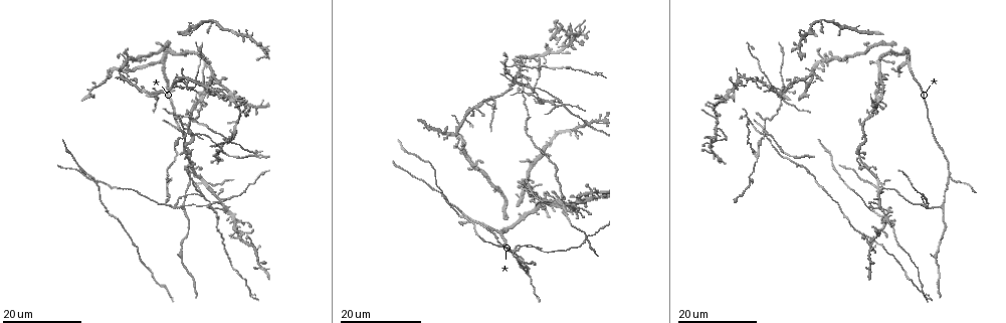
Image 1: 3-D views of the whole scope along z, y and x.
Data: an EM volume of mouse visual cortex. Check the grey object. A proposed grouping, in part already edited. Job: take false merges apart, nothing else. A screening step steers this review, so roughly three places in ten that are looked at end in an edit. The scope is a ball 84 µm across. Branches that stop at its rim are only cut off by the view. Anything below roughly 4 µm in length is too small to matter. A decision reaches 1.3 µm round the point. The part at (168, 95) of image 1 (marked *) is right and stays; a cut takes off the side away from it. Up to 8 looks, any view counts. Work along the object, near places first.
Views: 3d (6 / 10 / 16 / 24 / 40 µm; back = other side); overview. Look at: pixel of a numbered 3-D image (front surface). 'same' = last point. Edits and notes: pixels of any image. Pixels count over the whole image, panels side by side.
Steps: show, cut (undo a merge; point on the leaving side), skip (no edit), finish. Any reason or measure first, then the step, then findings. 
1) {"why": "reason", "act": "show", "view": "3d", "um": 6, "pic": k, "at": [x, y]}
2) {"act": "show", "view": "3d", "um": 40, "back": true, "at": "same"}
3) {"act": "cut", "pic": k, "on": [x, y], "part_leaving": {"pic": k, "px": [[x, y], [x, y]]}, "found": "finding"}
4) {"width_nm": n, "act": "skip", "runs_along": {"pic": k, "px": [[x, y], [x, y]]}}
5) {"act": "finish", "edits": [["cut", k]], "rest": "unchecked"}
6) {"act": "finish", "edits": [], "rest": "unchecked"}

{"why": "four arms meet", "act": "show", "view": "3d", "um": 16, "pic": 1, "at": [173, 206]}

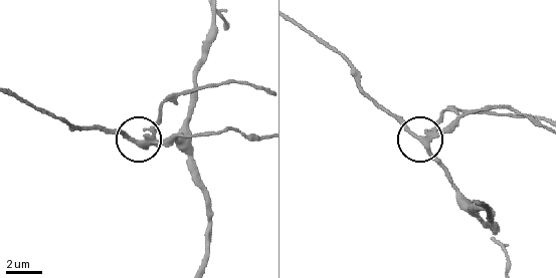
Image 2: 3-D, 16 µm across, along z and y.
{"act": "show", "view": "3d", "um": 10, "pic": 2, "at": [421, 138]}

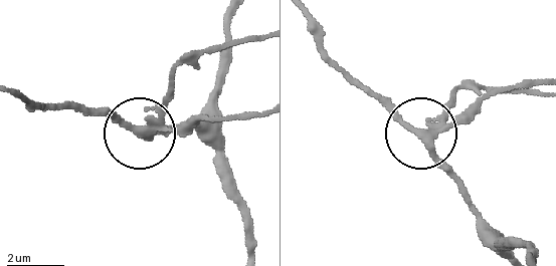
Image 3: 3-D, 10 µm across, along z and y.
{"width_nm": 240, "act": "cut", "pic": 3, "on": [170, 93], "part_leaving": {"pic": 3, "px": [[435, 129], [442, 110], [472, 89], [543, 96]]}, "found": "two neurons meet here"}

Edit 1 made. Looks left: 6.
{"why": "see it whole again", "act": "show", "view": "overview"}

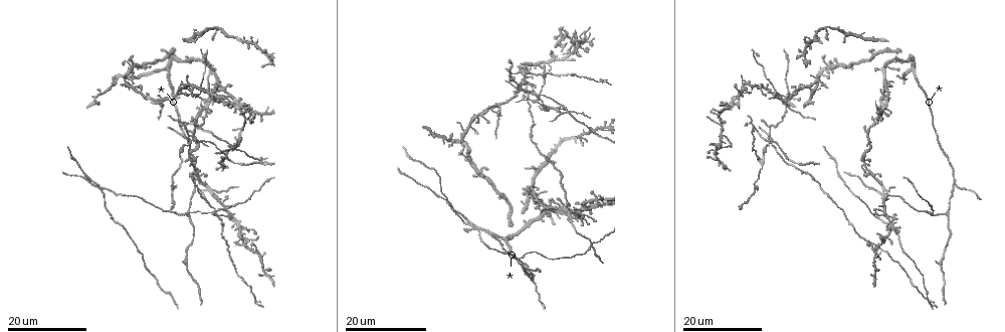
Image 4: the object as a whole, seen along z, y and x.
{"why": "three-way junction", "act": "show", "view": "3d", "um": 24, "pic": 4, "at": [242, 230]}

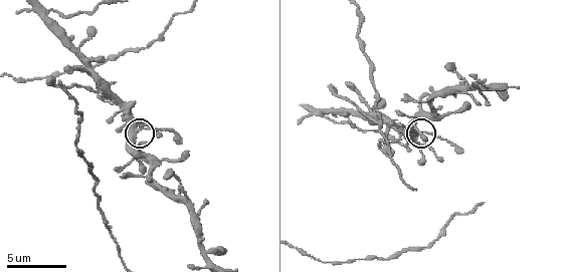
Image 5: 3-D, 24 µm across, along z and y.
{"act": "show", "view": "3d", "um": 6, "pic": 5, "at": [135, 133]}

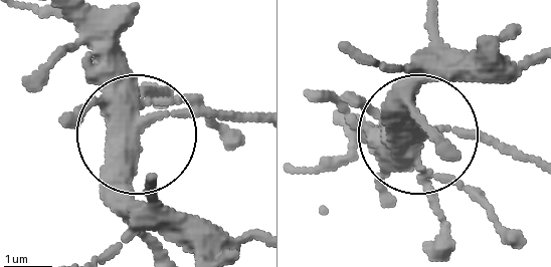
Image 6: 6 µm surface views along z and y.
{"side_arm_um": 5, "act": "skip", "found": "one neuron here"}

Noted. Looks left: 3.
{"why": "three-way junction", "act": "show", "view": "3d", "um": 10, "pic": 5, "at": [427, 100]}

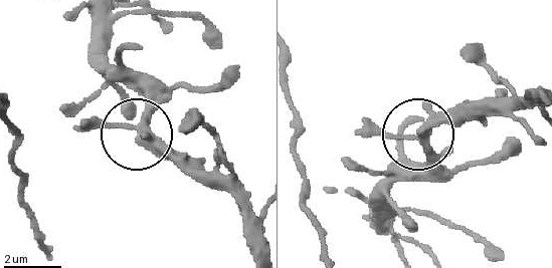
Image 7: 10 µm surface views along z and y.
{"width_nm": 260, "act": "skip", "found": "one neuron here"}

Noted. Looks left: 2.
{"why": "three arms meet", "act": "show", "view": "3d", "um": 6, "pic": 5, "at": [46, 11]}

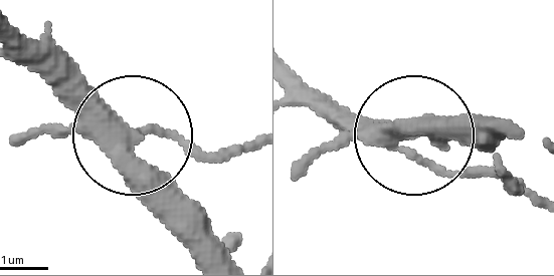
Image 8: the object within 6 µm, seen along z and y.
{"act": "show", "view": "3d", "um": 6, "back": true, "pic": 8, "at": [410, 140]}

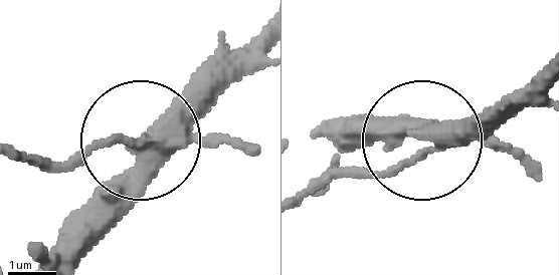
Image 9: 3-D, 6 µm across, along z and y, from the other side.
{"arms": 3, "act": "skip", "runs_along": {"pic": 9, "px": [[254, 41], [146, 133], [18, 161]]}, "found": "all the same neuron"}

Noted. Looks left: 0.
{"act": "finish", "edits": [["cut", 3]], "rest": "unchecked"}

